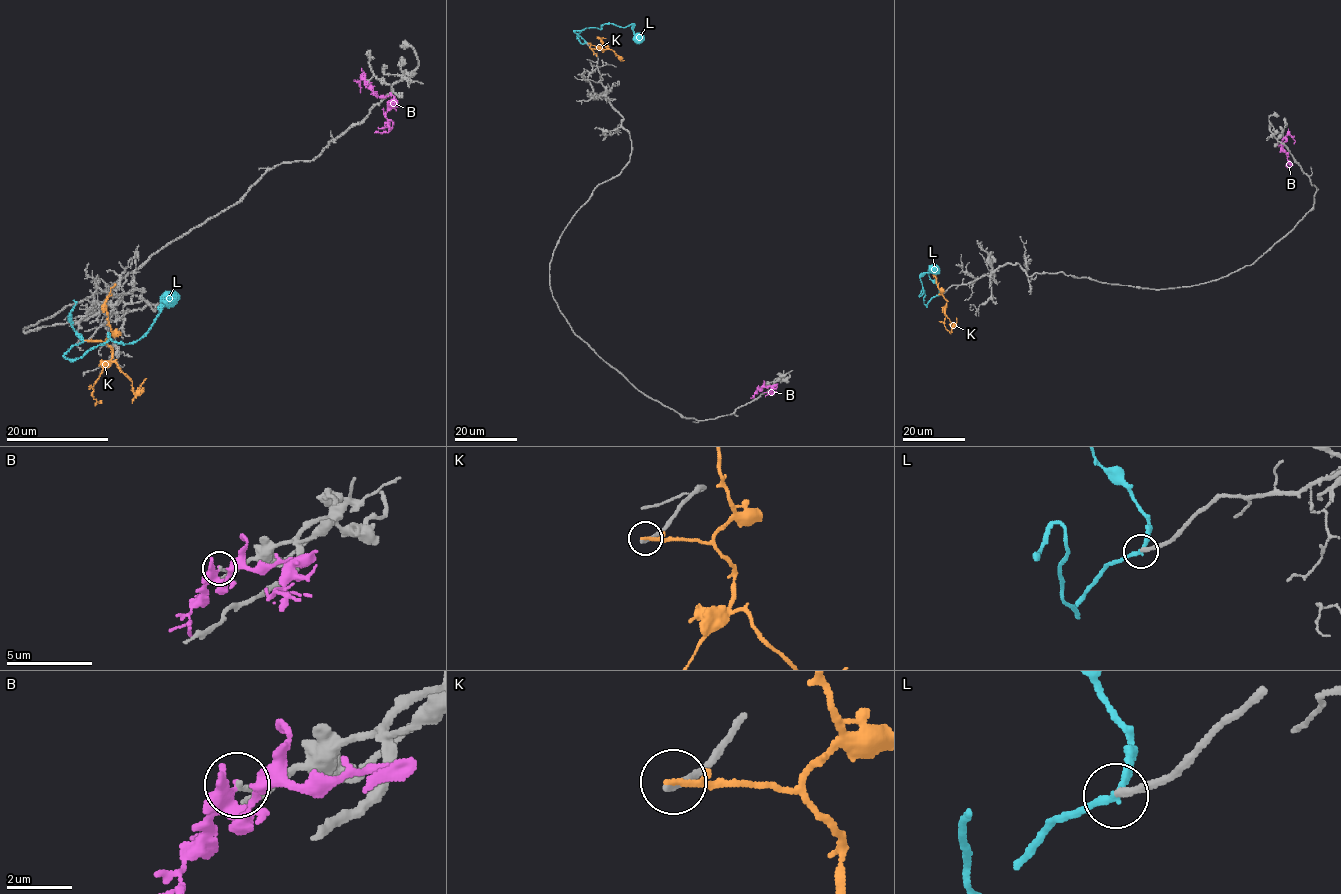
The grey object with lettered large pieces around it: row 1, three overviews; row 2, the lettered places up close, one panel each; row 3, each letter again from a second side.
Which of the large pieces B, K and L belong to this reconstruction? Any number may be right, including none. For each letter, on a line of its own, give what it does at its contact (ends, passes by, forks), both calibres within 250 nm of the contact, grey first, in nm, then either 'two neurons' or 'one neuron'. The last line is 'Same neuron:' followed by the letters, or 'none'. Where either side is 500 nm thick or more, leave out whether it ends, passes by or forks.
B: it forks there; 190 nm thick on the grey side, 280 nm on the other; two neurons
K: it passes by; 240 nm thick on the grey side, 140 nm on the other; two neurons
L: it passes by; 220 nm thick on the grey side, 240 nm on the other; one neuron
Same neuron: L

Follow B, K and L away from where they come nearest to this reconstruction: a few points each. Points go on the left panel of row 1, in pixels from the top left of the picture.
B: (369, 81), (379, 96), (393, 96), (386, 113), (389, 130), (374, 132)
K: (86, 340), (102, 341), (110, 348), (113, 360), (132, 382), (134, 394), (146, 378)
L: (83, 341), (64, 355), (78, 359), (109, 333), (128, 344), (141, 337), (164, 298), (175, 294)

